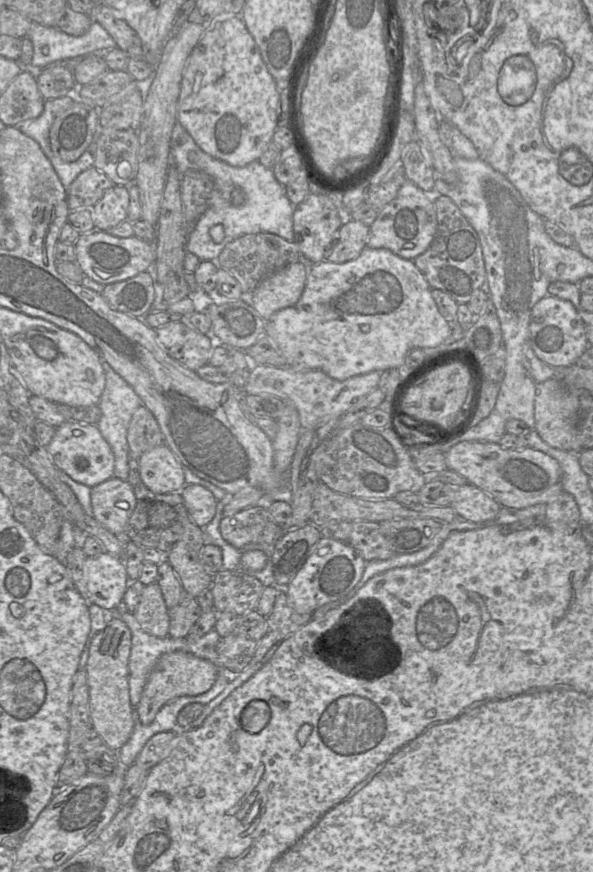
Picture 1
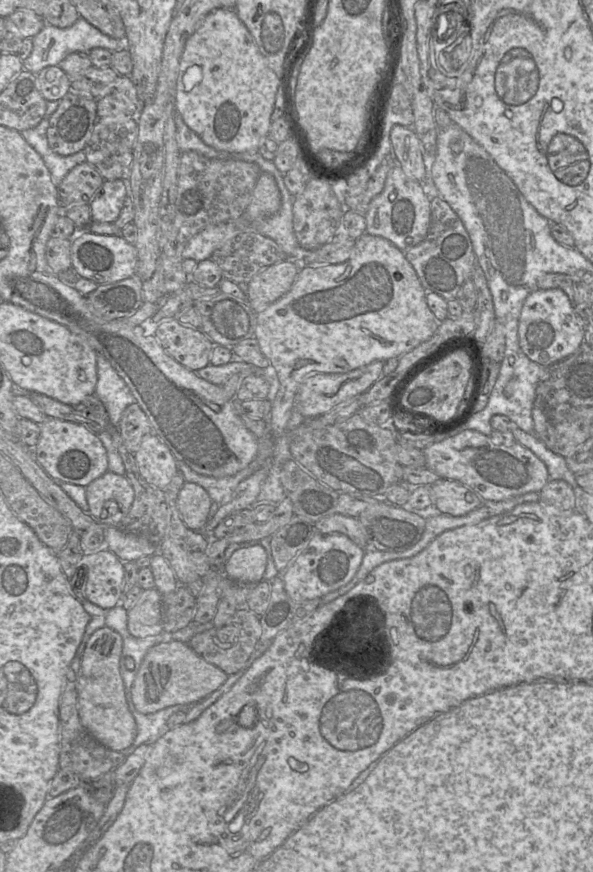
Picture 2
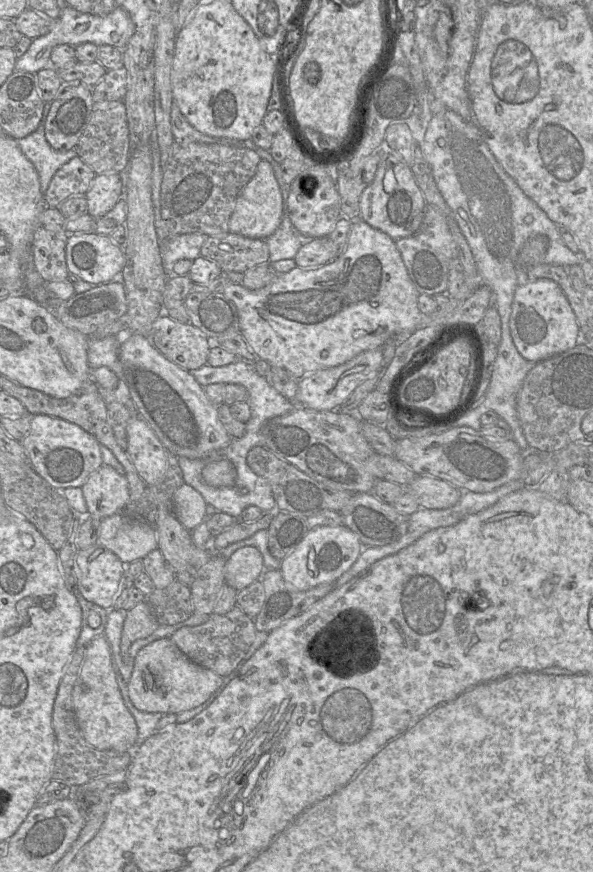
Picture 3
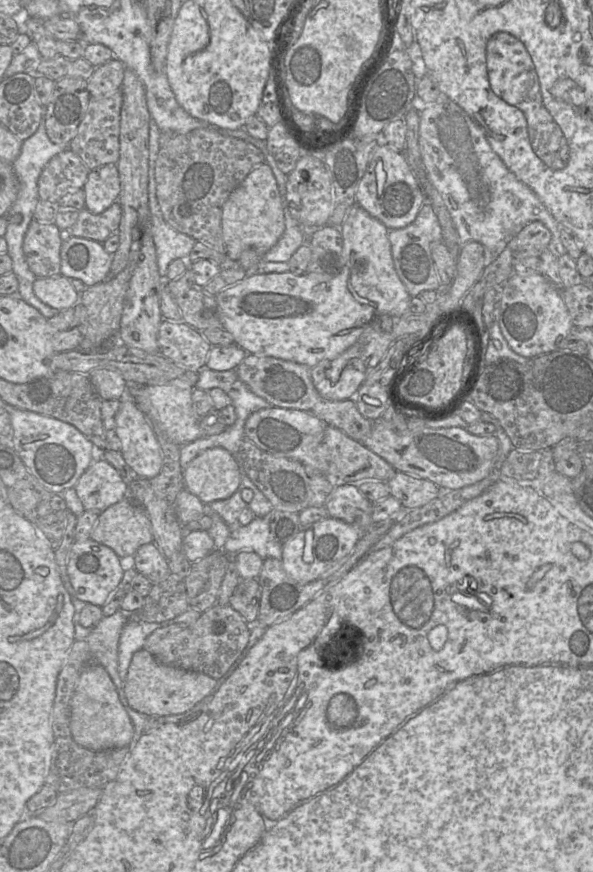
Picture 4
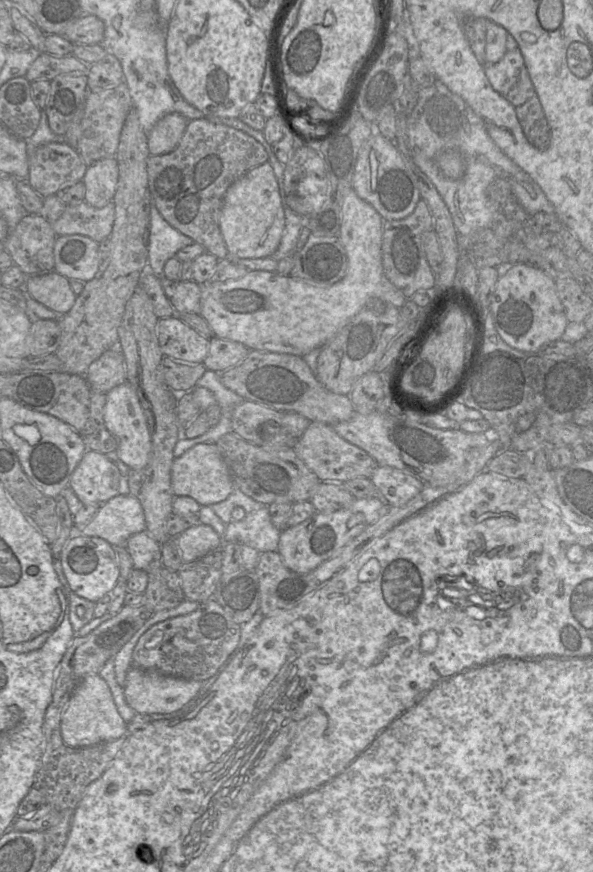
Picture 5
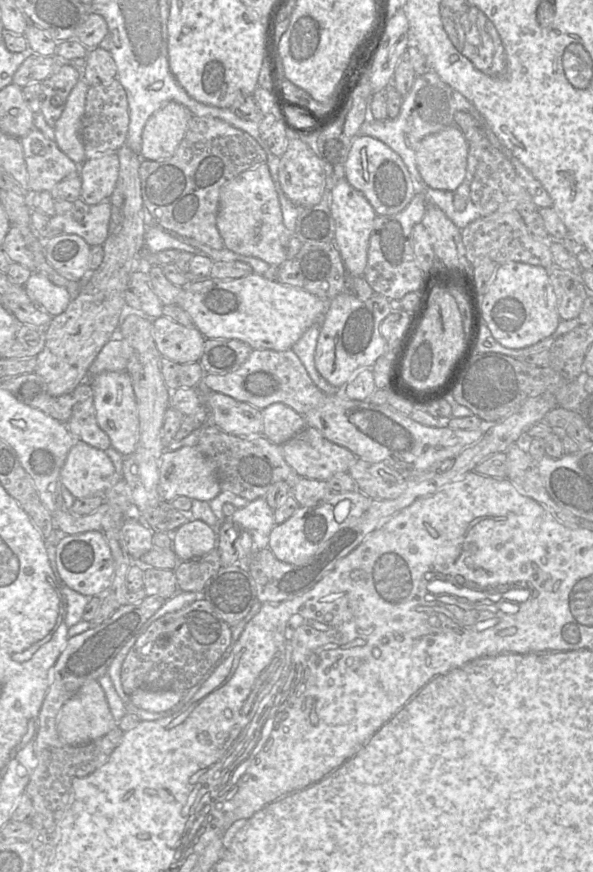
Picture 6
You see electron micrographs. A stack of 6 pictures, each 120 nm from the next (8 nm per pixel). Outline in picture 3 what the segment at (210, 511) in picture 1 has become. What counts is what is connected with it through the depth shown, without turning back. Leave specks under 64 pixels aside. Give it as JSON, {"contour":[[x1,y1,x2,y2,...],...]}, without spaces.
{"contour":[[186,483,175,491,173,504,177,519,188,531,195,529,207,518,205,499]]}

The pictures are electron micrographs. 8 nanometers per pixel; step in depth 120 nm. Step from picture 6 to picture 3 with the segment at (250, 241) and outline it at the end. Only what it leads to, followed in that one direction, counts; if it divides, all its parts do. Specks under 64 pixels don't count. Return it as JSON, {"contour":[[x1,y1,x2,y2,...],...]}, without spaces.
{"contour":[[261,159,251,180,237,197,235,208,230,217,229,232,253,239,267,239,280,226,283,219,282,193,269,162]]}

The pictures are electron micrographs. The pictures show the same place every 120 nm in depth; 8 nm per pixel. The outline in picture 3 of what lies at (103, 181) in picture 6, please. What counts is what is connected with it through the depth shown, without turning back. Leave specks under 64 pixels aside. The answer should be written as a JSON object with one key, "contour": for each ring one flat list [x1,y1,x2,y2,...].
{"contour":[[119,173,98,174,85,194,87,213,99,219,110,212,124,194,123,180]]}

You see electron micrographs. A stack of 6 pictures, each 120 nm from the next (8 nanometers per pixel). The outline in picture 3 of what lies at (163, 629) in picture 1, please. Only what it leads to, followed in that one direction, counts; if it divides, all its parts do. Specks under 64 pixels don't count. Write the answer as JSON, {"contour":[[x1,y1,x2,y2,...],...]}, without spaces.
{"contour":[[146,600,126,611,120,645,121,655,128,655,133,642,147,638,158,626,160,625,156,622]]}

